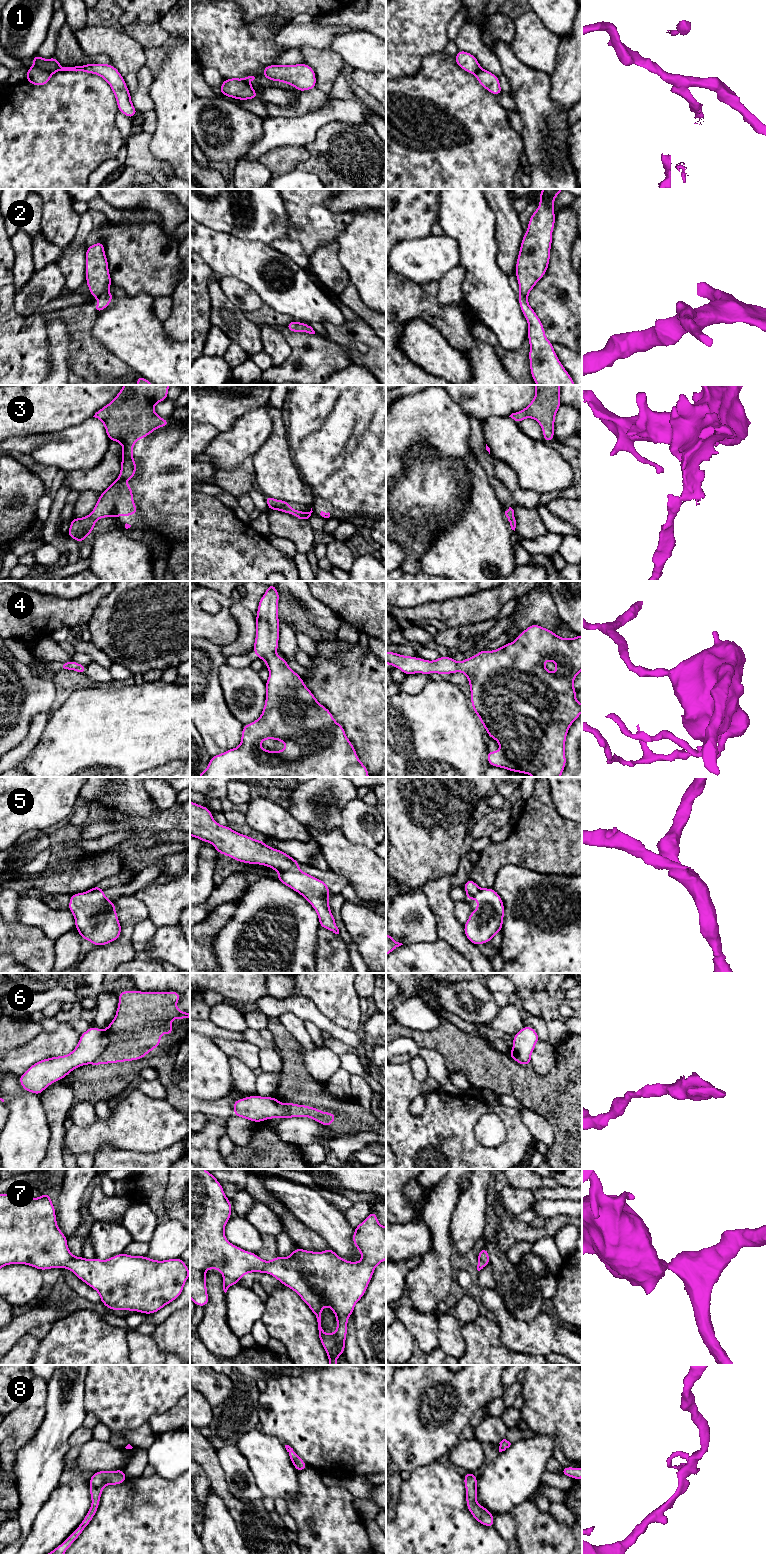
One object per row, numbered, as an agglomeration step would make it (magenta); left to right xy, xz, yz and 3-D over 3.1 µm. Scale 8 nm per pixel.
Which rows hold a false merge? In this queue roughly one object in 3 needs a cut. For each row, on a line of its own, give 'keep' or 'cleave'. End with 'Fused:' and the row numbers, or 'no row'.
1: cleave
2: keep
3: keep
4: keep
5: keep
6: cleave
7: keep
8: keep
Fused: 1, 6

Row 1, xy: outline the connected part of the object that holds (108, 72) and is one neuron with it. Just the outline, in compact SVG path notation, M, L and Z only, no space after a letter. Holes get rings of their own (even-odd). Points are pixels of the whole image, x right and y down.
M39 54L31 59L33 67L44 69L51 73L58 71L79 71L101 76L110 85L118 105L118 112L123 113L129 118L137 114L136 108L131 101L131 94L120 72L112 64L90 63L75 67L62 67L56 57L43 59Z

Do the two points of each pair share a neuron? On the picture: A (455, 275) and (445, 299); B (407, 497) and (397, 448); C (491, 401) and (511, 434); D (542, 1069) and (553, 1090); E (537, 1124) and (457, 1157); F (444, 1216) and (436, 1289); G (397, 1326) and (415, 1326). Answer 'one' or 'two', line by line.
A: one
B: two
C: two
D: two
E: two
F: one
G: two

